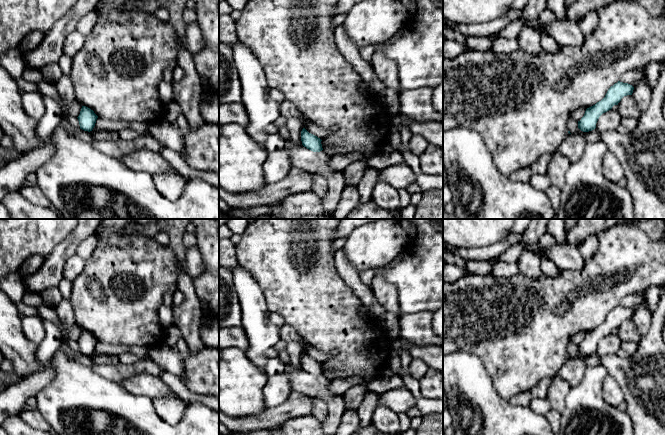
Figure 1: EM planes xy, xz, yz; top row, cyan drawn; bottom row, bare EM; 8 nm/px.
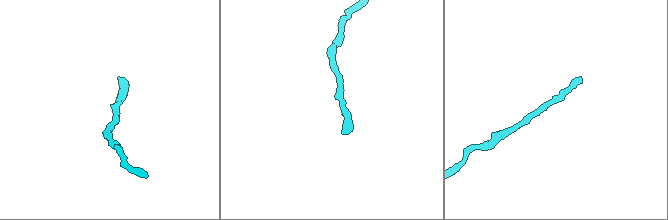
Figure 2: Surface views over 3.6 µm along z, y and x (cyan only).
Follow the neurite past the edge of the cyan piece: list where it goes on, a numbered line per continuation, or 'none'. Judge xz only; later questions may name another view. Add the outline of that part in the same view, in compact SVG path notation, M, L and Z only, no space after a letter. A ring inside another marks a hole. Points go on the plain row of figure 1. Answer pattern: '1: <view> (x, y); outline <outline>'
none

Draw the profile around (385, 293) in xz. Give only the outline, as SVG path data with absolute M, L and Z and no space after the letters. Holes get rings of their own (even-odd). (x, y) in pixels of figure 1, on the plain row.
M391 264L377 268L373 277L370 288L377 303L388 312L394 312L402 315L400 311L398 293L396 287L390 282L386 281L383 272L390 267Z

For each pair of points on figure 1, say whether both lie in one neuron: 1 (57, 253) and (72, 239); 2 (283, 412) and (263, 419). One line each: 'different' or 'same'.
1: same
2: same

